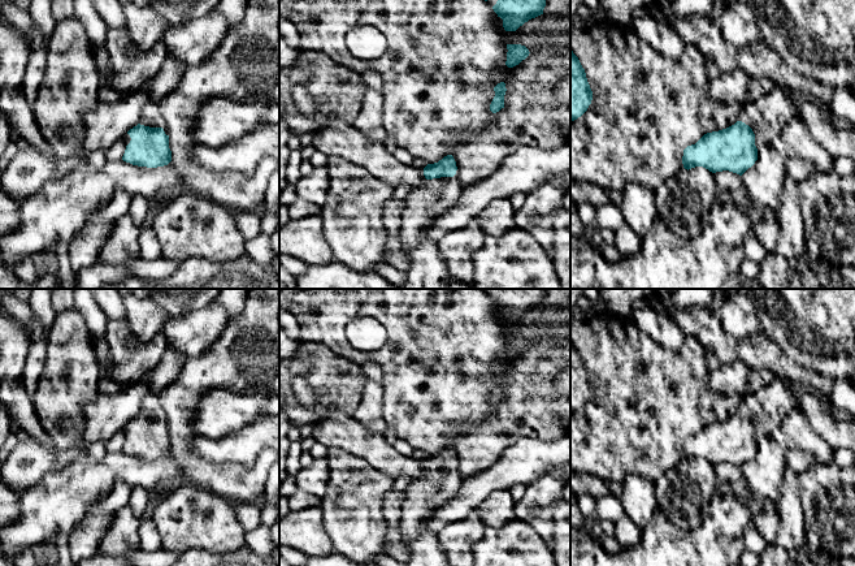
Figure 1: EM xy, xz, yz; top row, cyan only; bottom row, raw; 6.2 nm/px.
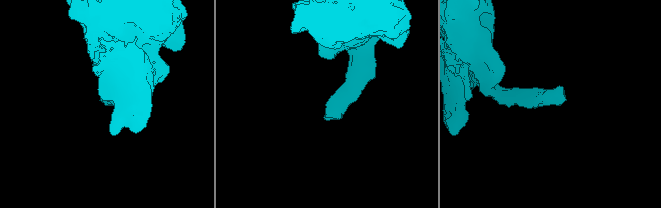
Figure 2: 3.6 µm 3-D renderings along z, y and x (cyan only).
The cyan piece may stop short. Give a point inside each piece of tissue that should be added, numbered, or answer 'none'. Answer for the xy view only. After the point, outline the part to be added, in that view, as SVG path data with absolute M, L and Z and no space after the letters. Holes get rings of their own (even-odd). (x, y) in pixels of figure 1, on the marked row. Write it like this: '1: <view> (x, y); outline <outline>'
1: xy (151, 116); outline M149 101L143 108L139 124L149 128L162 128L165 134L169 135L166 121L164 120L156 101Z

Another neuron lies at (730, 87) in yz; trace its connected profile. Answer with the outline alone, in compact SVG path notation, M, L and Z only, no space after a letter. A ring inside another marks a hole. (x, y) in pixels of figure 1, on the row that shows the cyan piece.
M741 69L722 73L707 85L707 92L712 100L722 104L745 105L748 101L747 86L750 77Z

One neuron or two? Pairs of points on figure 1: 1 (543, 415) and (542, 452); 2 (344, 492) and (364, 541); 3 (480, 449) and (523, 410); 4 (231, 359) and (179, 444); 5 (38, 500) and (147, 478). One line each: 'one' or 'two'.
1: two
2: one
3: one
4: one
5: one

